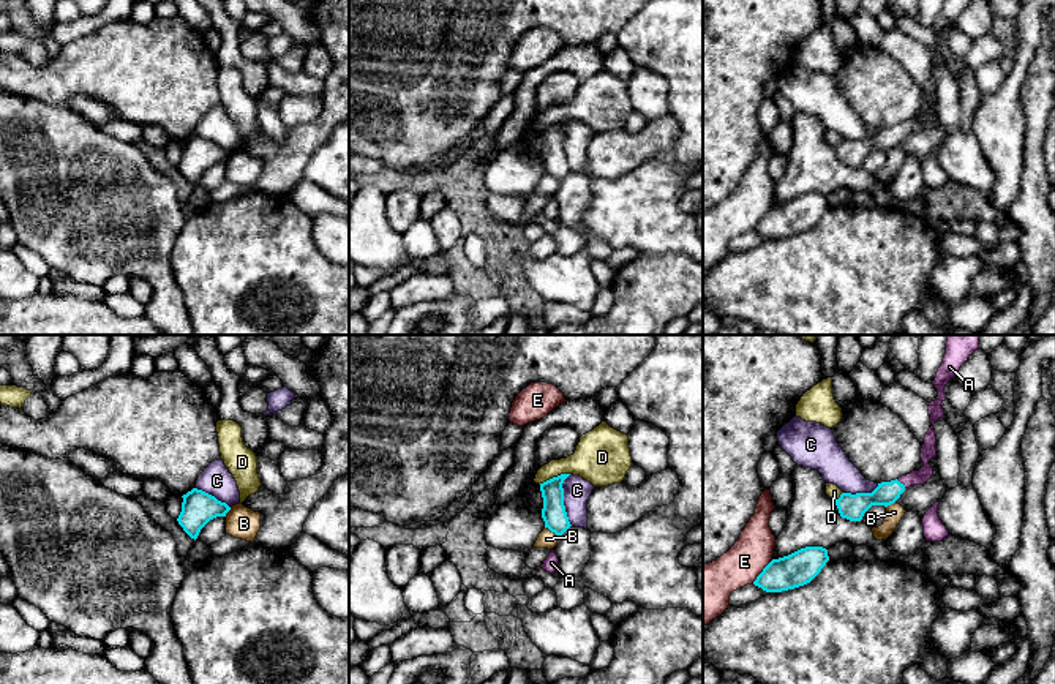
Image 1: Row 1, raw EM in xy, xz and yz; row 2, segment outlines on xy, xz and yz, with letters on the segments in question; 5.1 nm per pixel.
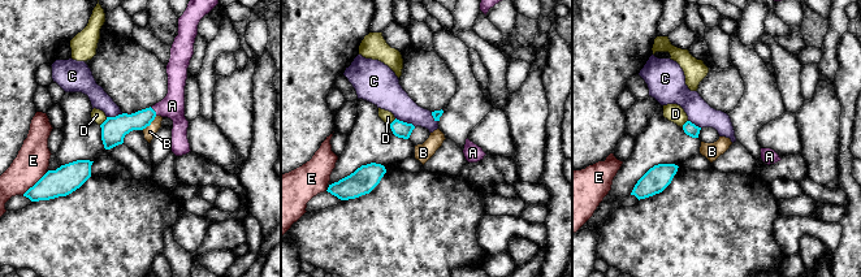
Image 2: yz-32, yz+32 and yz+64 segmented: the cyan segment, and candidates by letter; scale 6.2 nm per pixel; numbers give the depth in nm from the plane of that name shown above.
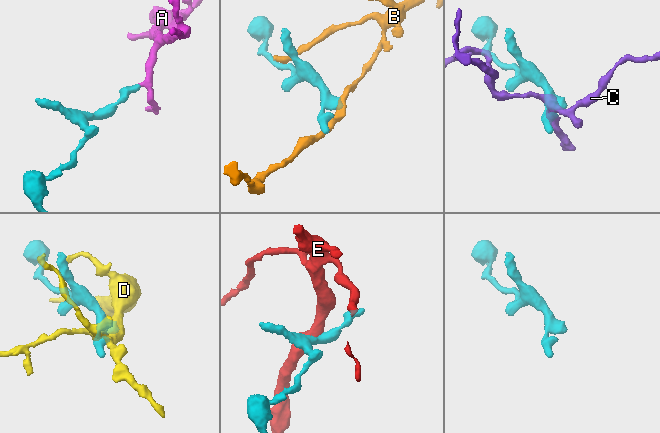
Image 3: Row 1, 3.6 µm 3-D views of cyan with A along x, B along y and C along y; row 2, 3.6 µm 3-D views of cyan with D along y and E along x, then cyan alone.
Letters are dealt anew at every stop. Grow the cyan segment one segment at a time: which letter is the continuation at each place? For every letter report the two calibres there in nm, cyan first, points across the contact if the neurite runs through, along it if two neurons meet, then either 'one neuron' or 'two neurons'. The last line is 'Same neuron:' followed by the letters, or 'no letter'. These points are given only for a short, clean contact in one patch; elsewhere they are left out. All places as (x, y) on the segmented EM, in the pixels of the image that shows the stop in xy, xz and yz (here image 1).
A: 120/80 nm | two neurons
B: 120/90 nm | two neurons
C: 120/140 nm | along xz (569, 474), (563, 484), (563, 504), (572, 525) | two neurons
D: 120/240 nm | two neurons
E: 170/200 nm | along yz (773, 559), (752, 582) | two neurons
Same neuron: no letter

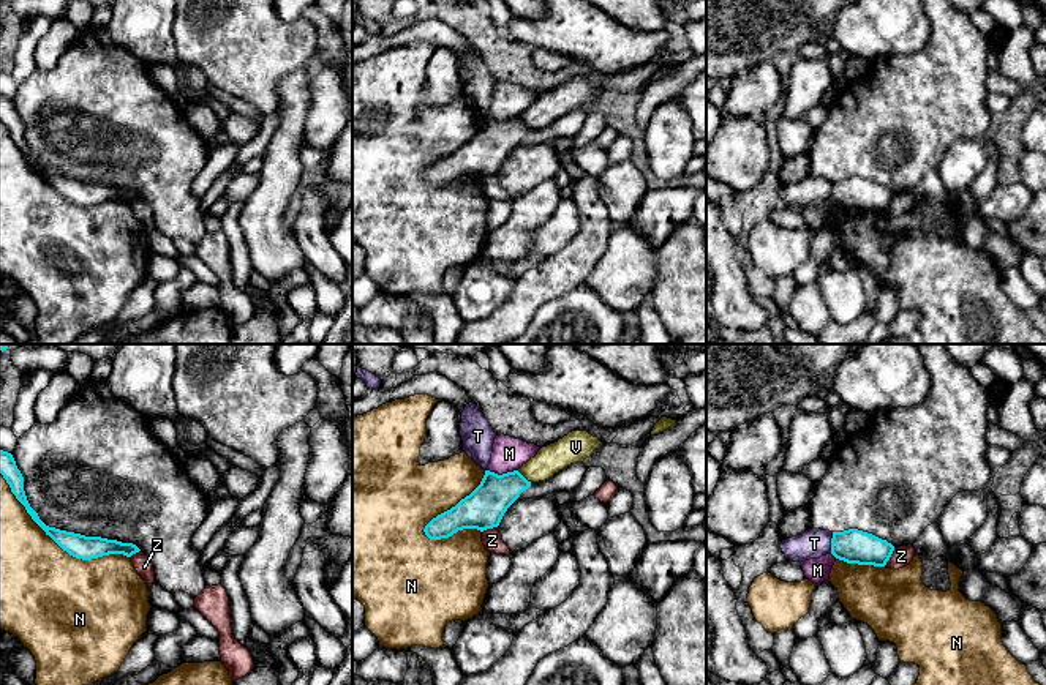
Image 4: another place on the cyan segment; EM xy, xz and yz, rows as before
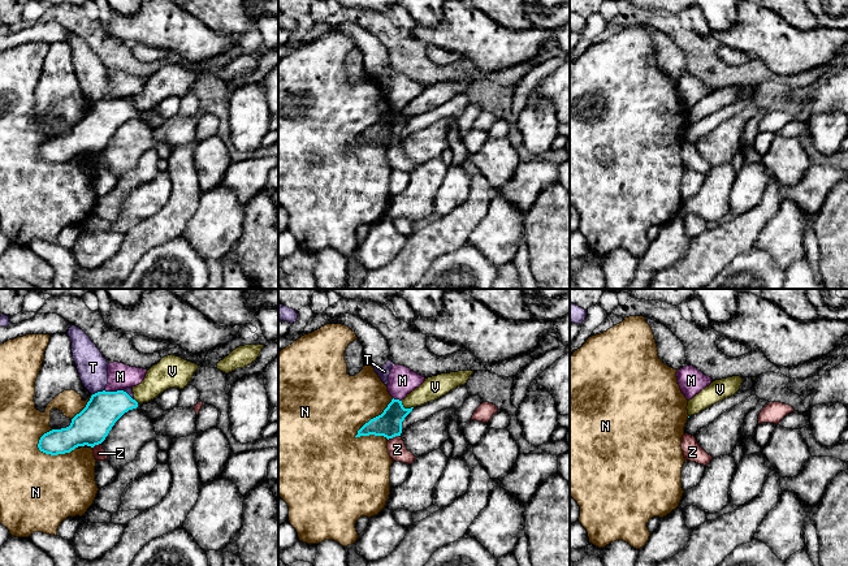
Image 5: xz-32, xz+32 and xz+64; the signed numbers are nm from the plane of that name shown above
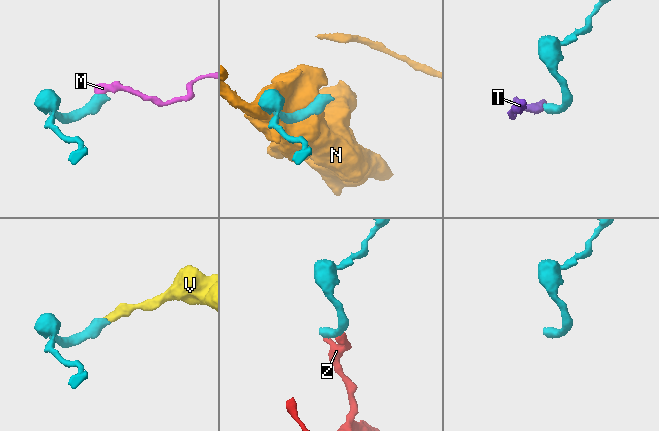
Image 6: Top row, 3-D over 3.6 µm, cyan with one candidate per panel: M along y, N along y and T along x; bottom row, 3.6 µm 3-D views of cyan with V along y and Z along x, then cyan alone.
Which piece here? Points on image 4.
M: 200/170 nm | along xz (487, 469), (496, 474), (517, 471) | two neurons
N: 120/440 nm | two neurons
T: 180/150 nm | across yz (854, 546), (831, 543), (814, 543) | one neuron
V: 200/150 nm | along xz (517, 471), (531, 482) | two neurons
Z: 180/100 nm | along yz (895, 548), (884, 565) | two neurons
Same neuron: T

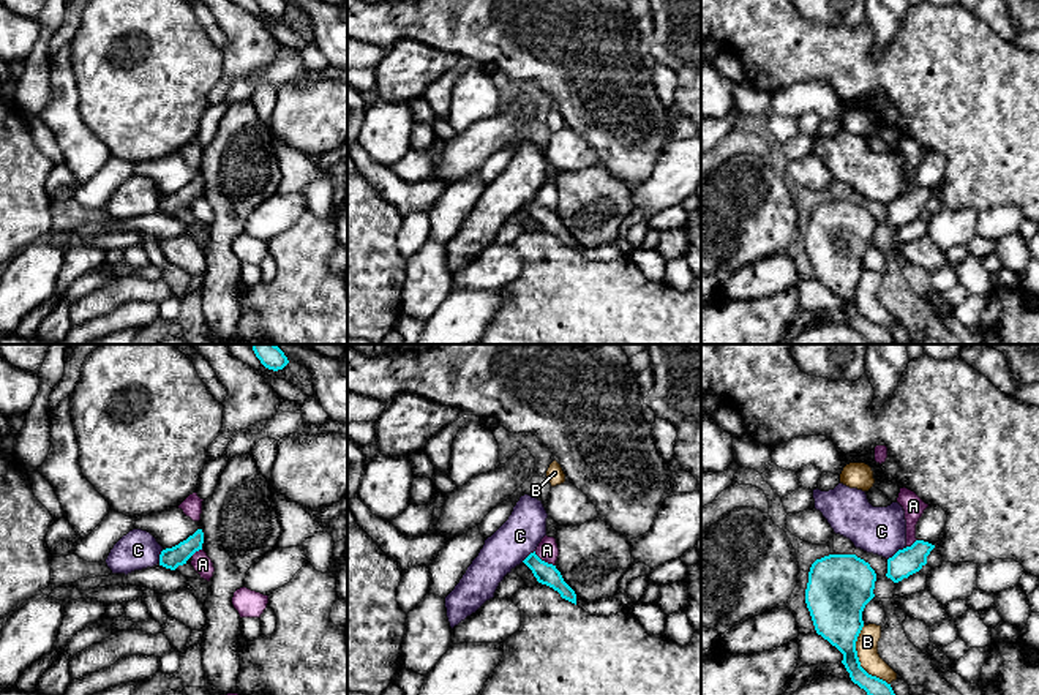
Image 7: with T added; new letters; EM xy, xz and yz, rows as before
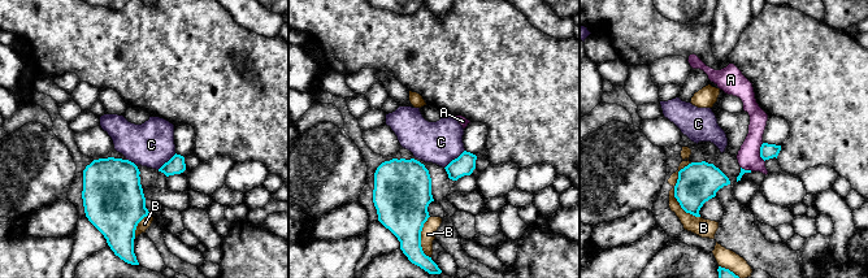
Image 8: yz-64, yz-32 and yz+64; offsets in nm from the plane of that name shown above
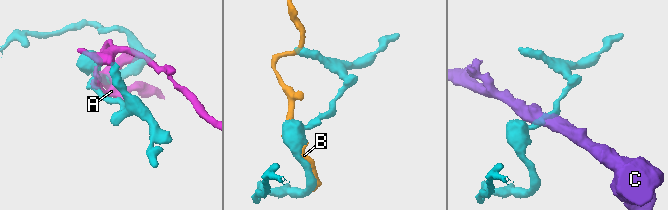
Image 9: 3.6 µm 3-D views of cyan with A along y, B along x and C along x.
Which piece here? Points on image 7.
A: 110/110 nm | one neuron
B: 260/110 nm | two neurons
C: 140/240 nm | along yz (907, 547), (888, 559) | two neurons
Same neuron: A

